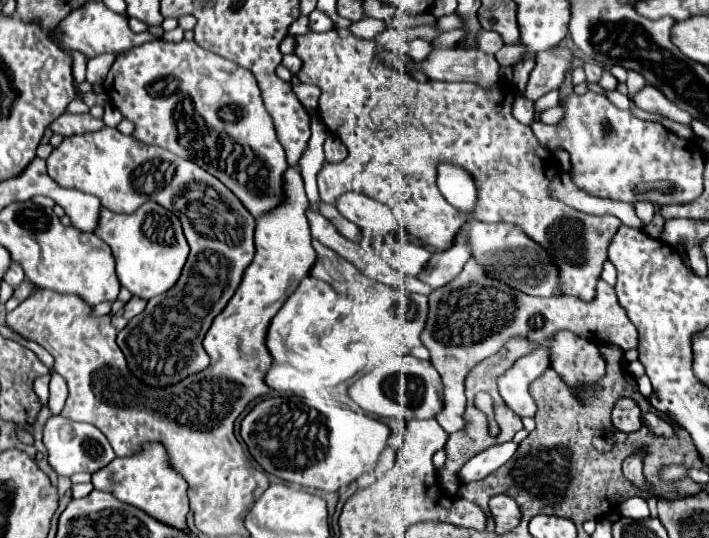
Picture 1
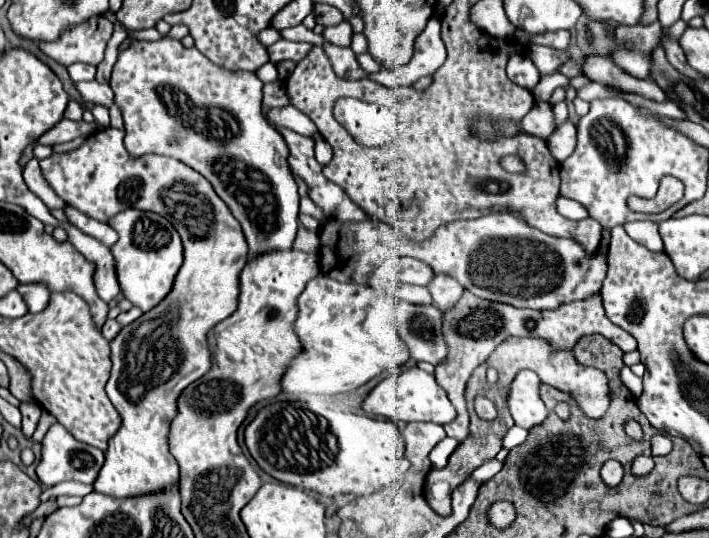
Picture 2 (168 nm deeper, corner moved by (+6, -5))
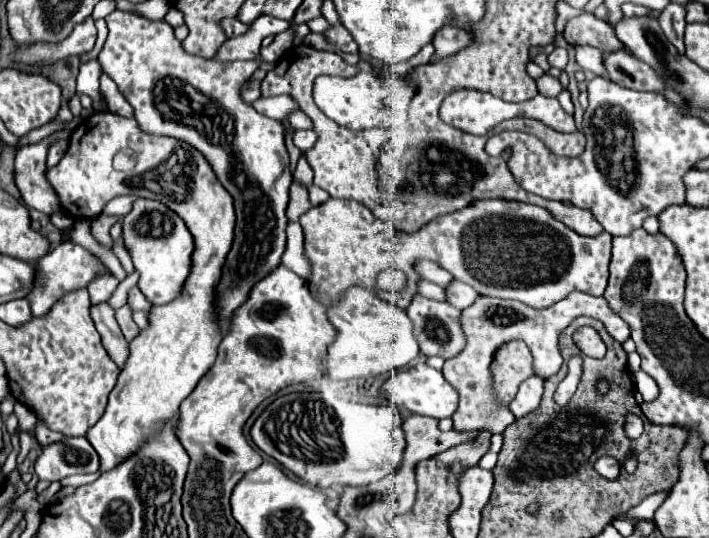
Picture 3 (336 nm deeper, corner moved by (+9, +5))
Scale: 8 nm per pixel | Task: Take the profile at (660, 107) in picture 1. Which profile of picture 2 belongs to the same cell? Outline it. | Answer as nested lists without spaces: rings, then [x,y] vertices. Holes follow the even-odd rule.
[[[600,56],[586,58],[586,64],[582,66],[582,70],[590,80],[594,80],[606,88],[616,88],[616,90],[622,90],[628,94],[638,94],[652,102],[668,100],[666,92],[662,92],[652,80],[636,80],[636,78],[624,74],[620,68],[616,68],[612,64],[610,58],[600,58]]]

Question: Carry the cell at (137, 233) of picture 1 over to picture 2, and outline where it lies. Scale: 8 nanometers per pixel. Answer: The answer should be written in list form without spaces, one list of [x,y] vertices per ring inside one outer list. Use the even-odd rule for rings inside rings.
[[[128,208],[108,222],[118,232],[118,242],[110,248],[116,264],[116,276],[124,298],[142,312],[152,310],[172,288],[174,276],[182,264],[182,242],[176,228],[154,212]]]

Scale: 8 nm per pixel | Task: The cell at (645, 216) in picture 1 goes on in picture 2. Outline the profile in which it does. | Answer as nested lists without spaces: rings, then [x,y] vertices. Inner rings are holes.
[[[630,222],[630,224],[624,224],[624,230],[628,232],[628,236],[632,240],[646,246],[648,250],[664,252],[664,244],[662,244],[662,238],[658,234],[658,224],[654,224],[654,222]]]

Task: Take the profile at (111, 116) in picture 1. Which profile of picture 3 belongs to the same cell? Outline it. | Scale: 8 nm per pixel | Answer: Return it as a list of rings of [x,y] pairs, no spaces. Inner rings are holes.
[[[91,60],[81,64],[77,76],[77,92],[93,98],[93,110],[97,110],[99,106],[99,74],[101,74],[101,64],[97,60]]]

